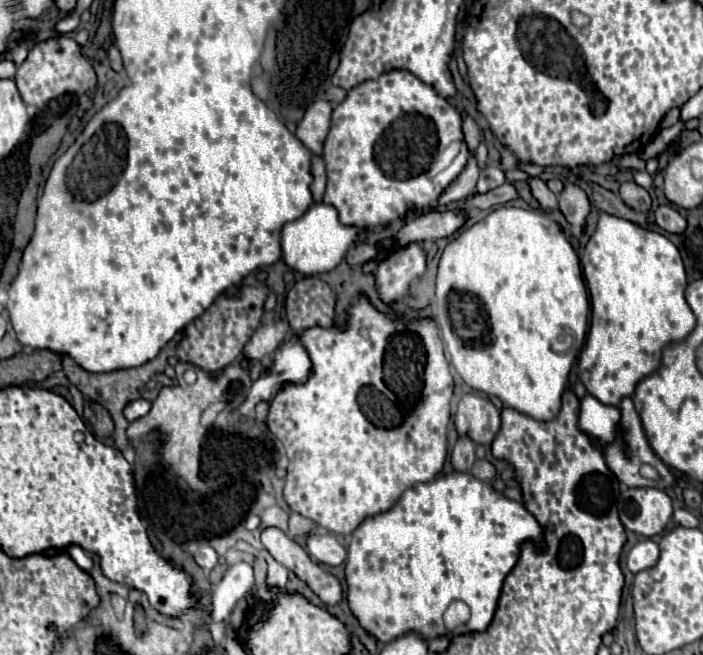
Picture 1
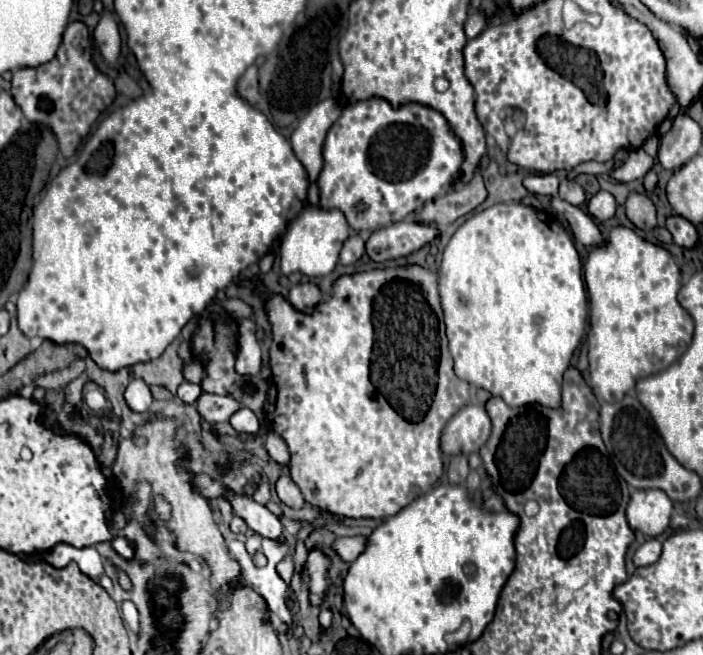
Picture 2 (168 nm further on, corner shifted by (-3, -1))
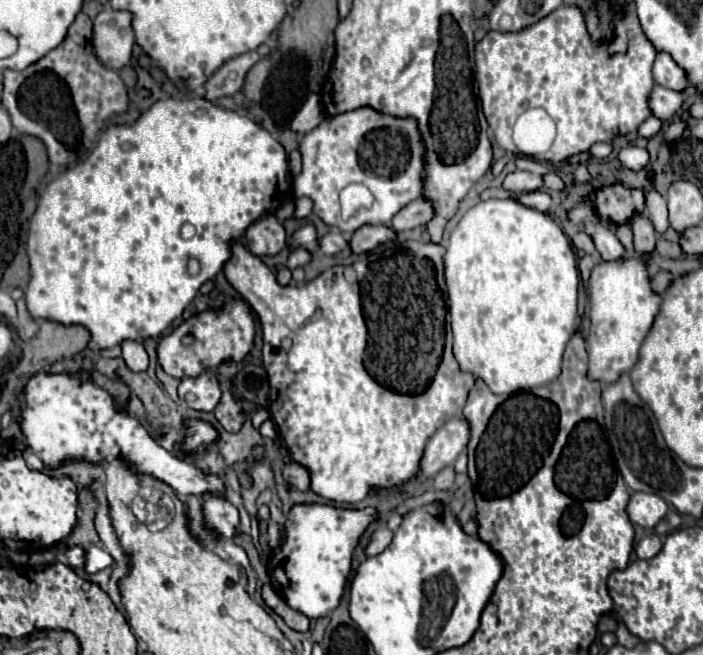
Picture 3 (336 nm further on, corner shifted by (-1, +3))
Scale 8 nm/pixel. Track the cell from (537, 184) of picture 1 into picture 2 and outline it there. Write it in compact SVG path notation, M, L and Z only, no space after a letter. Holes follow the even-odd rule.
M552 197L550 201L552 209L560 215L564 215L564 219L570 223L572 235L576 241L580 241L584 247L596 247L596 245L604 245L604 235L598 229L598 225L594 225L594 219L588 217L580 207L574 207L566 201L562 201L560 197Z

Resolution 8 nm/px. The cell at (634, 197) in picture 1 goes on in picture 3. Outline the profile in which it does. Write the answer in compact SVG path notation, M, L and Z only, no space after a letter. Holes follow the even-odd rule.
M634 213L632 215L632 231L634 231L634 247L636 255L644 257L642 253L652 251L656 245L656 231L652 221L644 213Z

